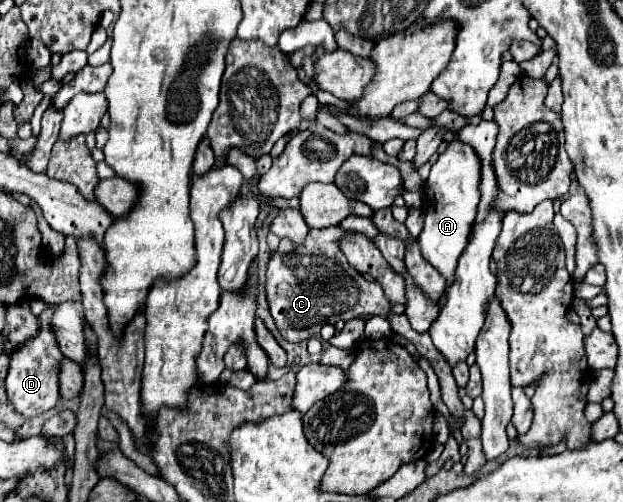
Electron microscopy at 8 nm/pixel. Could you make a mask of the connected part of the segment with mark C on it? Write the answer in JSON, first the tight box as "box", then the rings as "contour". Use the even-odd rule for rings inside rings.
{"box":[265,226,487,476],"contour":[[[337,226],[325,228],[325,230],[311,230],[301,246],[289,242],[289,240],[281,240],[279,248],[273,252],[269,266],[267,266],[265,290],[267,290],[267,302],[271,308],[271,316],[275,318],[275,324],[279,328],[281,336],[287,342],[303,342],[303,340],[317,336],[325,324],[335,324],[339,320],[347,322],[347,320],[353,320],[359,316],[383,316],[383,318],[387,318],[393,332],[397,332],[399,336],[403,336],[411,344],[415,344],[419,354],[423,354],[431,362],[435,374],[439,376],[441,398],[447,404],[449,412],[465,418],[461,434],[463,434],[463,442],[469,446],[469,454],[467,454],[467,462],[465,462],[463,472],[467,476],[479,472],[481,466],[487,462],[483,448],[481,448],[481,438],[479,438],[481,420],[475,418],[475,414],[471,410],[463,408],[463,404],[457,396],[457,384],[455,384],[453,372],[449,368],[449,362],[445,362],[445,356],[433,346],[429,334],[415,332],[409,326],[409,320],[405,314],[391,312],[391,302],[385,298],[385,292],[381,290],[379,282],[365,280],[353,266],[349,266],[347,258],[343,256],[343,252],[339,250],[339,244],[337,244],[339,238],[345,234],[347,232],[343,232]]]}

